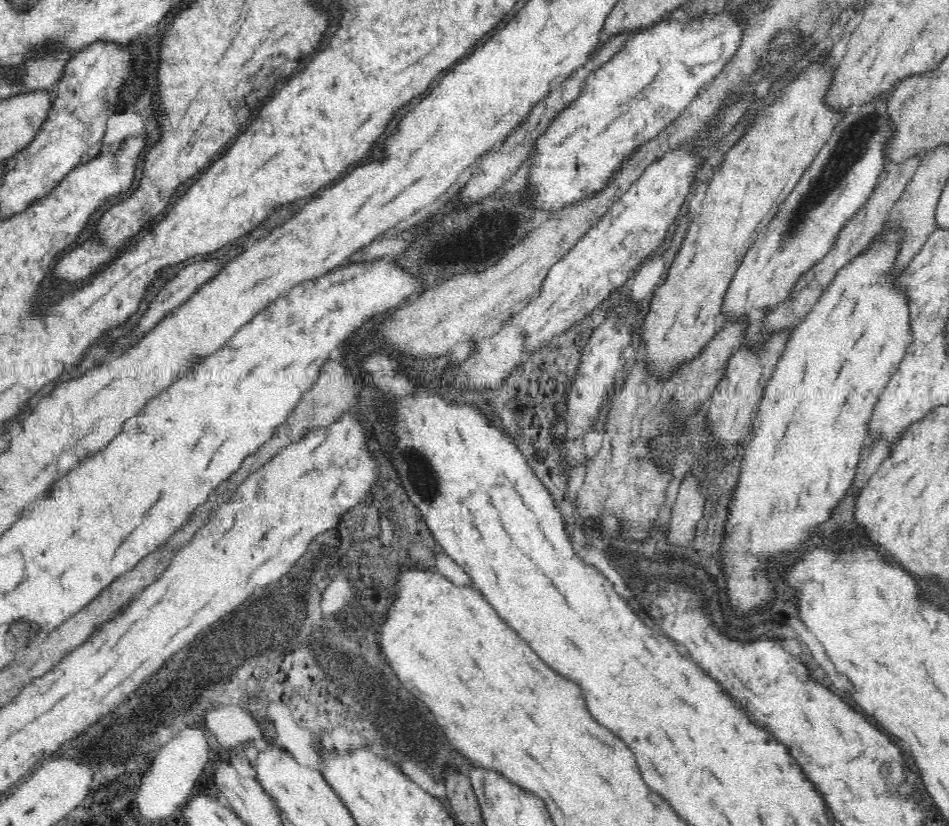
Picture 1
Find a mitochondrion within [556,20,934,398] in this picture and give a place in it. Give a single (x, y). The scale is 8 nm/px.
(853, 143)

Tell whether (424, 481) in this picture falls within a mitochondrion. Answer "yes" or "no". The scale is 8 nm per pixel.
yes

